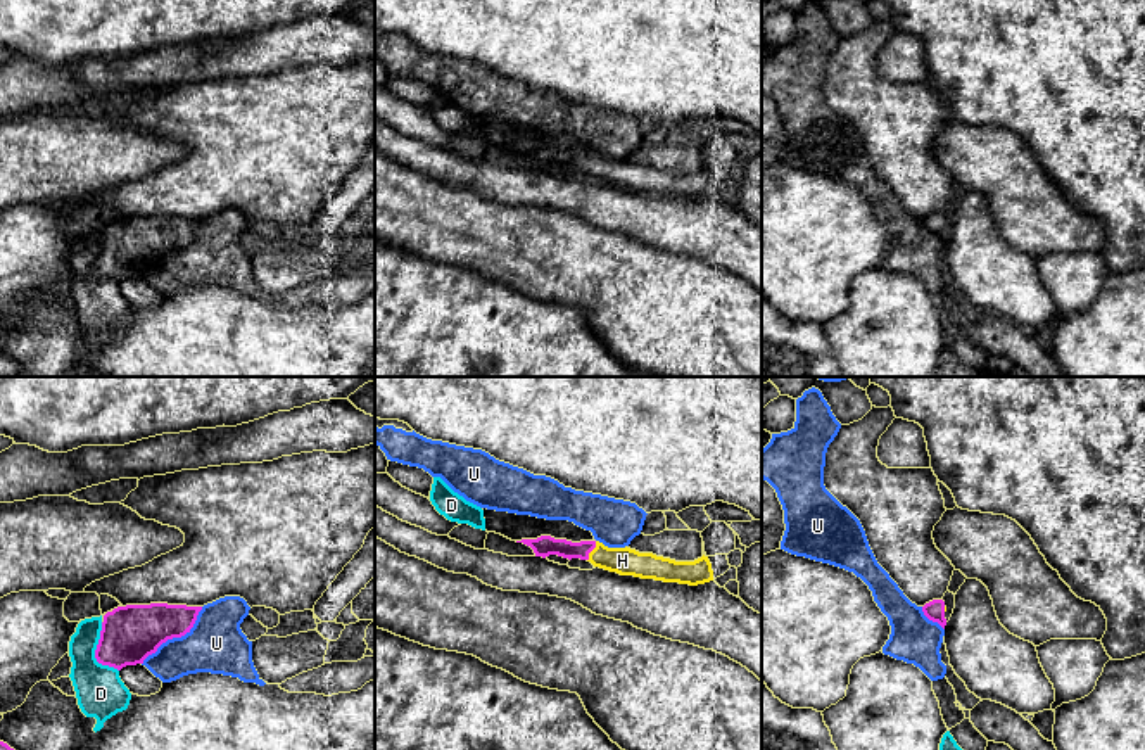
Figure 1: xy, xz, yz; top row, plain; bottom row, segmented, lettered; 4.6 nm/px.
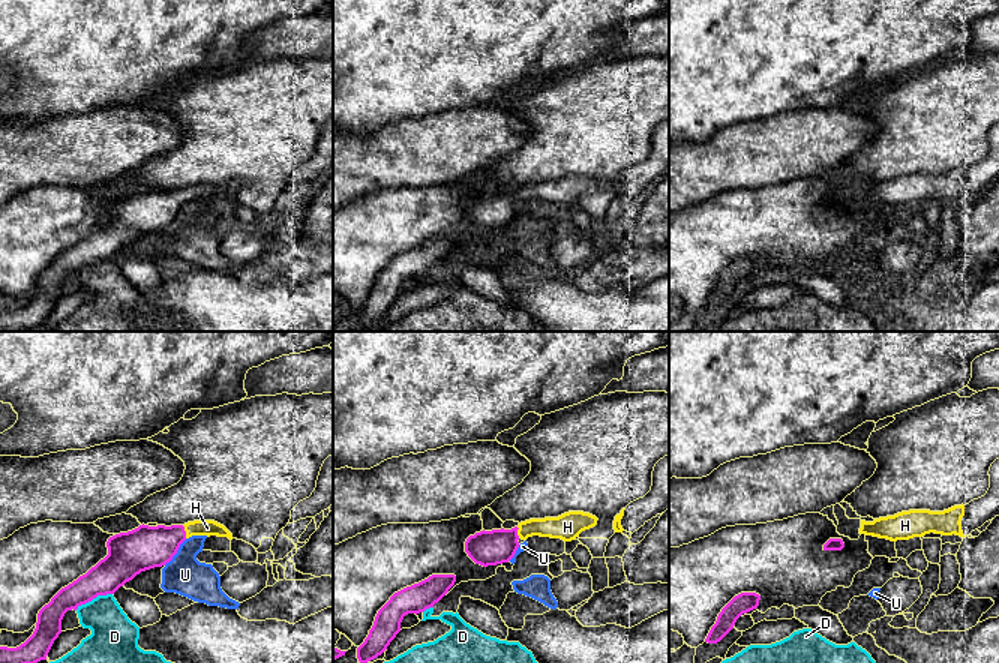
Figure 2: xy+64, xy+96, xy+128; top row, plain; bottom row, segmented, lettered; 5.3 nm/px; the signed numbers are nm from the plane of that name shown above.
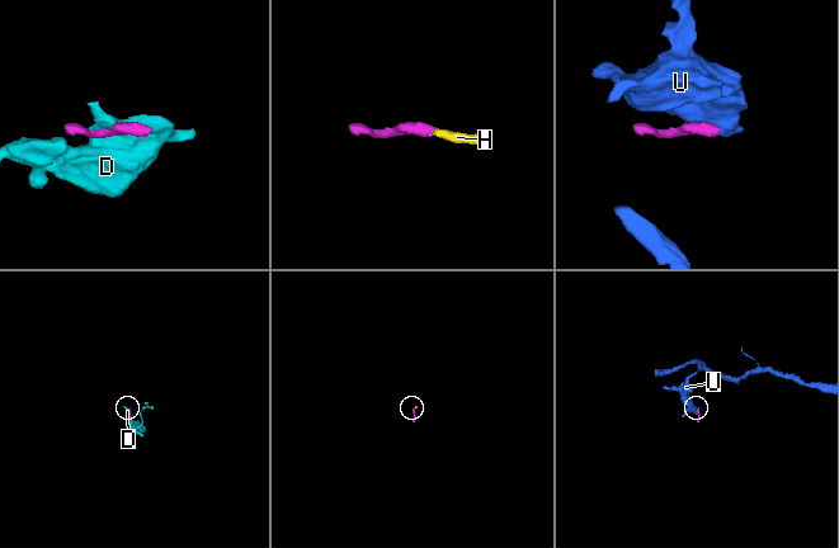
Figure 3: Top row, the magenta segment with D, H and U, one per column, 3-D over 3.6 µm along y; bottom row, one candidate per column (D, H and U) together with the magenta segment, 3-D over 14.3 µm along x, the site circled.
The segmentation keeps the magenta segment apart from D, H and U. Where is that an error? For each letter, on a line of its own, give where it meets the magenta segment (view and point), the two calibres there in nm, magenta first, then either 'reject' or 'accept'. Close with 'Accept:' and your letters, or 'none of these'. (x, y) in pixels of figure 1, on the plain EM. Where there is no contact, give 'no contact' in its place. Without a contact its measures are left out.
D: xy (95, 265) | 260/220 nm | reject
H: xz (591, 163) | 100/130 nm | accept
U: xy (175, 249) | 260/260 nm | reject
Accept: H

